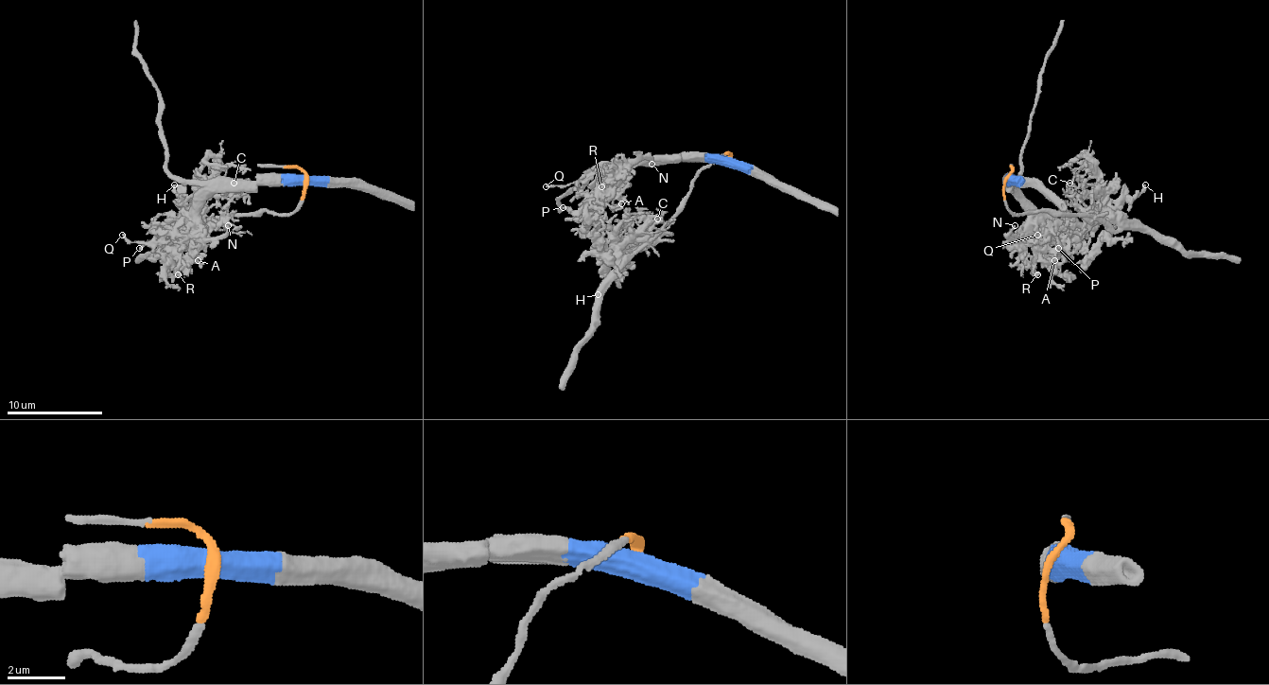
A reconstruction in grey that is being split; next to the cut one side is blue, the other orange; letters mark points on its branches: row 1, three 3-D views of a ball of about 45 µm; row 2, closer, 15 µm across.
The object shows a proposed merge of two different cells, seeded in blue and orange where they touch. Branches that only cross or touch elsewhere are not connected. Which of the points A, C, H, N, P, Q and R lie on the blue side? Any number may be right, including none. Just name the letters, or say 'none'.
A, N, P, Q, R

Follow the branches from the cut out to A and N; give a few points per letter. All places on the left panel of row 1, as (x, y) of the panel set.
A: (306, 177), (297, 182), (225, 182), (199, 213), (199, 230), (182, 246), (186, 255), (199, 261)
N: (306, 177), (297, 182), (225, 182), (199, 213), (200, 230), (208, 239), (222, 235), (227, 225)

